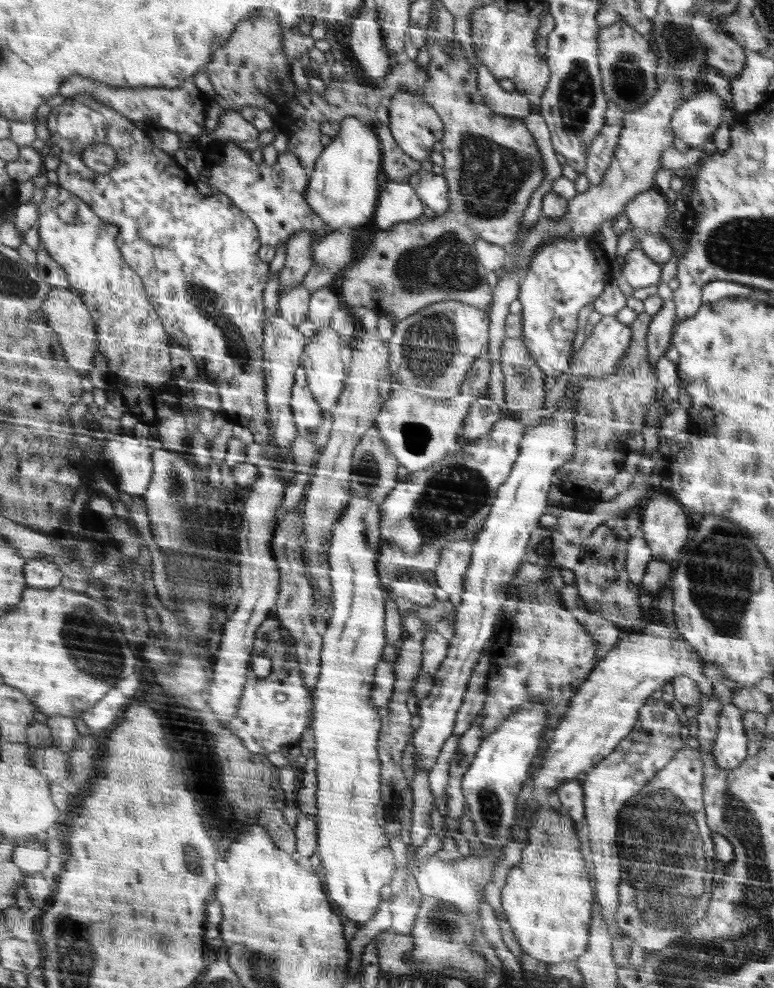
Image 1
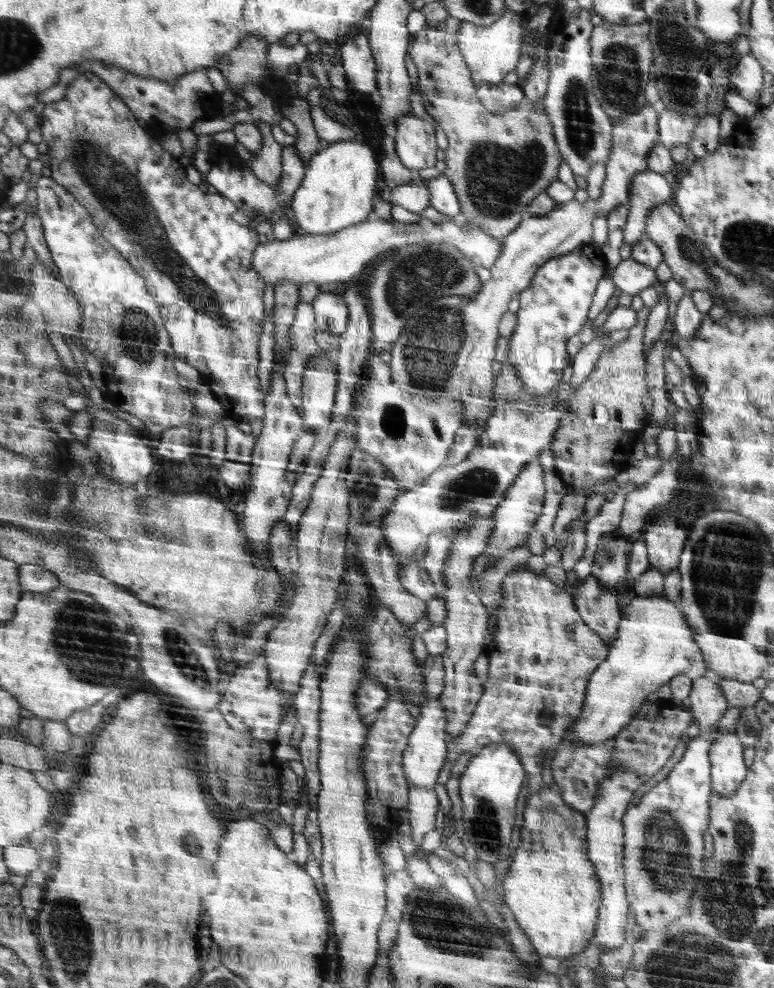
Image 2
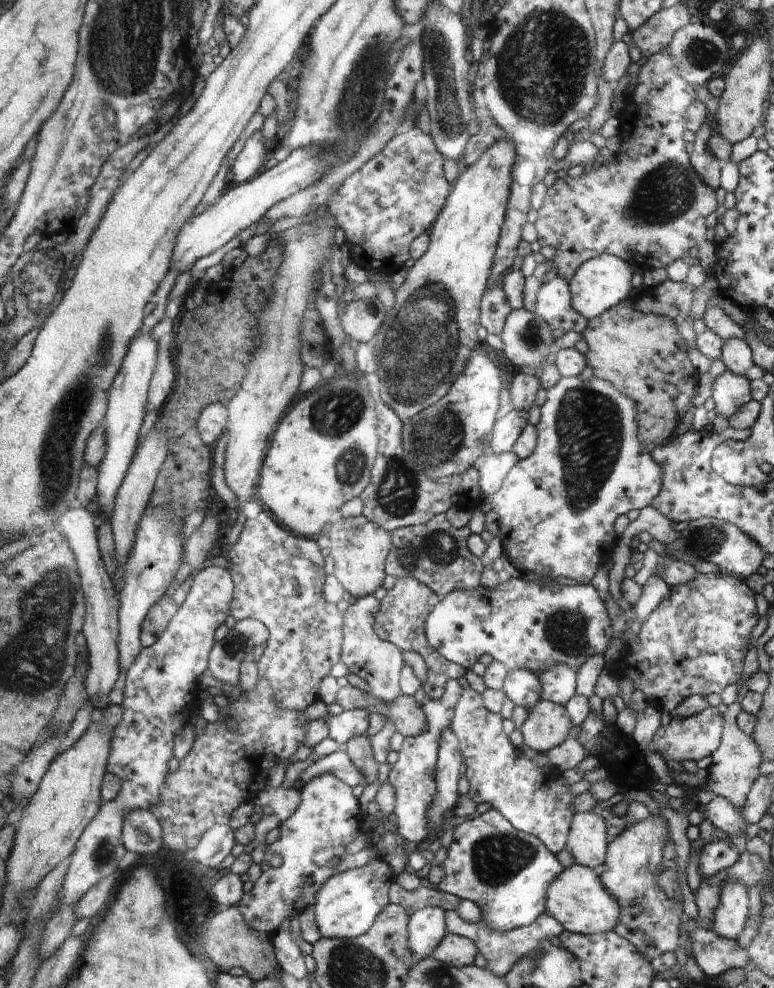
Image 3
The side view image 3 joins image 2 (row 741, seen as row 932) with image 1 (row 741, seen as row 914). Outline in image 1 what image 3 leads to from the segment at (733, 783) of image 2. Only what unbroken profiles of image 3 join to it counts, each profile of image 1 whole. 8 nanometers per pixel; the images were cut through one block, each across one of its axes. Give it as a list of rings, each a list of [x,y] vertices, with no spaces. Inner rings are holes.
[[[723,704],[719,716],[717,716],[717,740],[711,750],[713,762],[719,766],[719,770],[735,770],[745,760],[745,734],[741,726],[741,708],[733,704]]]

